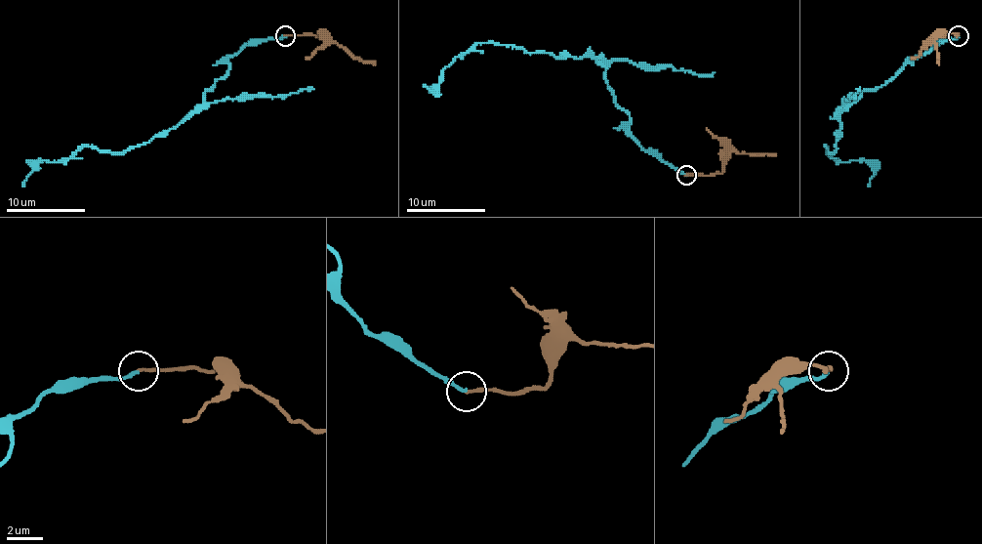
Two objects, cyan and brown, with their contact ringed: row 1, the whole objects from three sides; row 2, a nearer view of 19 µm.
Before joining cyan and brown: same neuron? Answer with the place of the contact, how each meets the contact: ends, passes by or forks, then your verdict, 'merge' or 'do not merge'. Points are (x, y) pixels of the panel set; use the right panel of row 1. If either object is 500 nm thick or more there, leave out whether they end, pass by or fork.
(959, 35) | cyan ends | brown ends | do not merge

